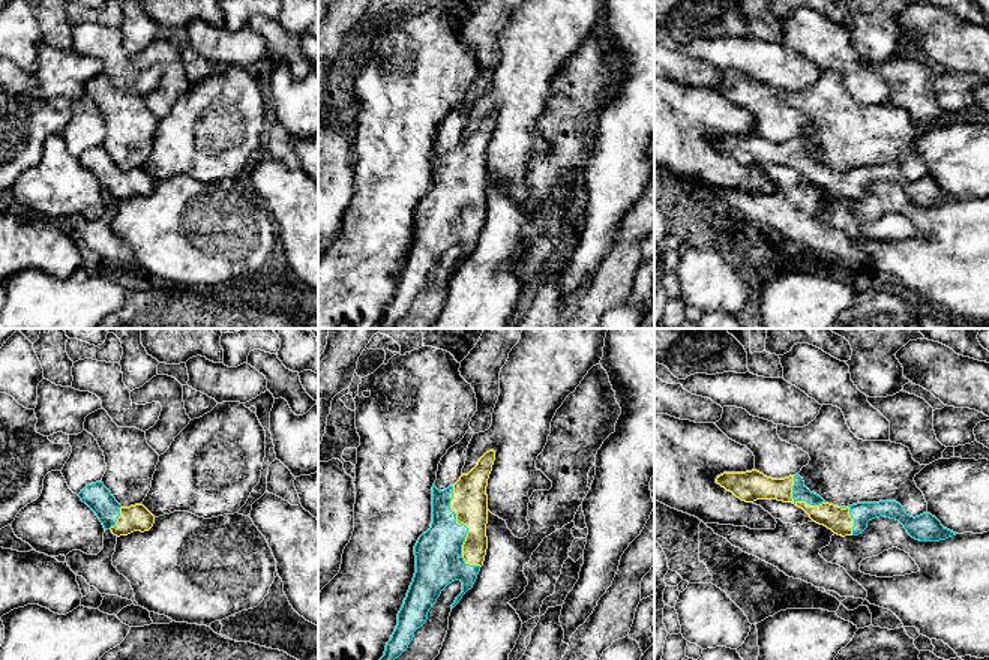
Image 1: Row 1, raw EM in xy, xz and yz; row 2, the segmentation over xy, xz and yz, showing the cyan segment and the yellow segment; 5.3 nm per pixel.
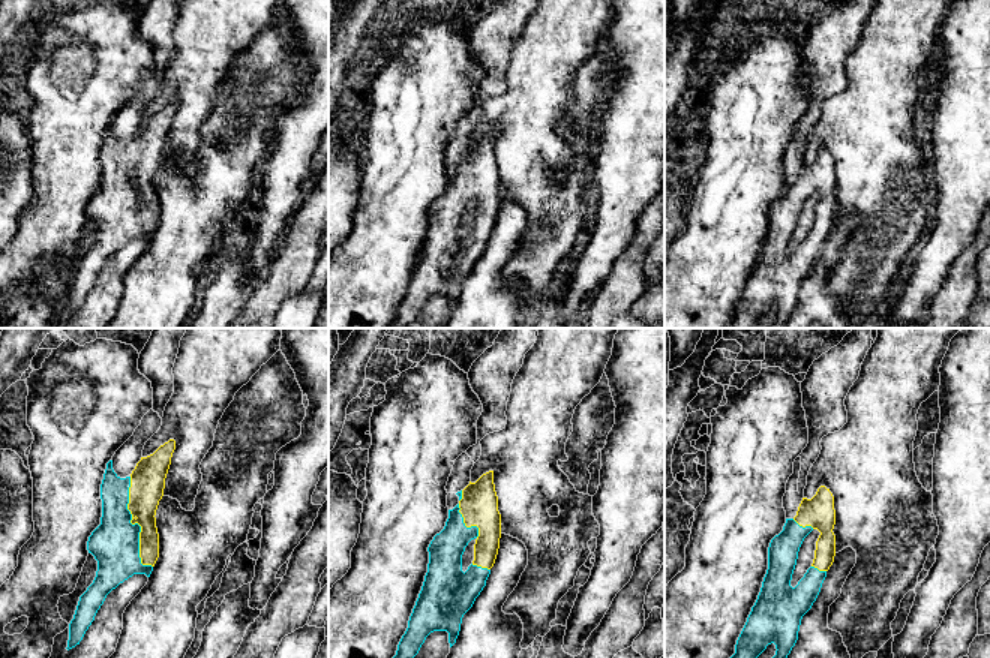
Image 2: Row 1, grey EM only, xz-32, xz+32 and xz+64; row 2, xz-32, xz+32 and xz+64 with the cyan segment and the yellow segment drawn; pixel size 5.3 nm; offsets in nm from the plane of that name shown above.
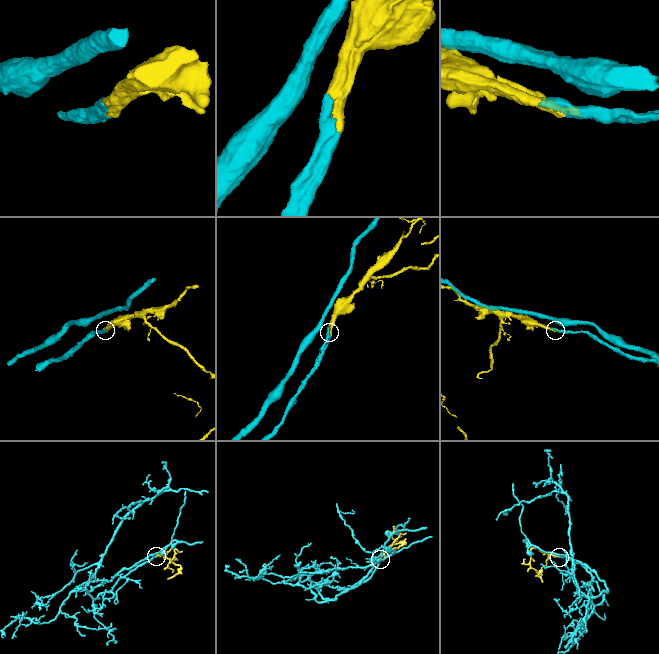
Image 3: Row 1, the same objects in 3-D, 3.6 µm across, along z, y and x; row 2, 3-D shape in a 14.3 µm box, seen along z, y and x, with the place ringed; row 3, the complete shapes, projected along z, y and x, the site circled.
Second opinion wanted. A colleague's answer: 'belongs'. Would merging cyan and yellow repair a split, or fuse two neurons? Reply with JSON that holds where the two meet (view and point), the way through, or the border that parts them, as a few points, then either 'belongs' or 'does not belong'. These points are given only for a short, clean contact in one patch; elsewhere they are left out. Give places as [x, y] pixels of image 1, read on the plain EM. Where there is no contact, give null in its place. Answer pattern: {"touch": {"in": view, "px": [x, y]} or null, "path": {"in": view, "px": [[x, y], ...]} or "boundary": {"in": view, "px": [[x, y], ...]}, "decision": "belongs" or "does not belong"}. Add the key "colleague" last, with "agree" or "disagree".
{"touch": {"in": "xz", "px": [467, 194]}, "decision": "belongs", "colleague": "agree"}

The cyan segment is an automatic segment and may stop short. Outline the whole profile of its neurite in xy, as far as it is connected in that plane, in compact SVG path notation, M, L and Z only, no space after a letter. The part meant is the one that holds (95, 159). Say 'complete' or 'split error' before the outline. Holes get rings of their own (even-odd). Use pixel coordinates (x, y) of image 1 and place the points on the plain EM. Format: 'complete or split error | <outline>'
split error | M102 146L87 148L78 160L96 177L104 192L117 201L149 195L155 188L155 180L143 168L122 171Z

